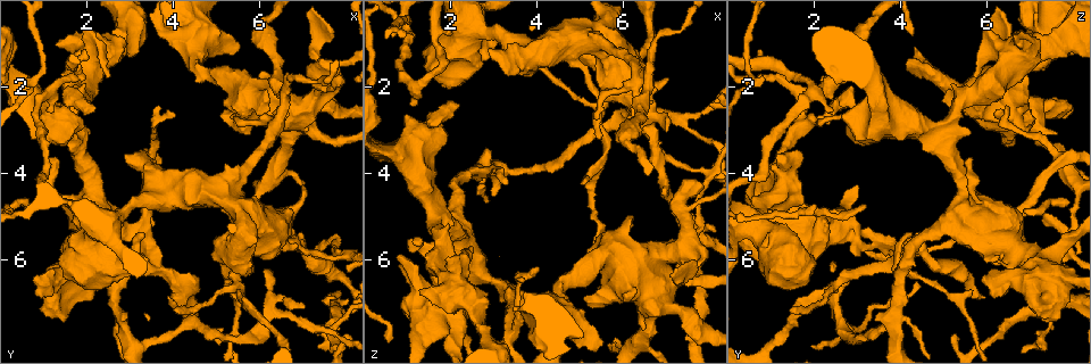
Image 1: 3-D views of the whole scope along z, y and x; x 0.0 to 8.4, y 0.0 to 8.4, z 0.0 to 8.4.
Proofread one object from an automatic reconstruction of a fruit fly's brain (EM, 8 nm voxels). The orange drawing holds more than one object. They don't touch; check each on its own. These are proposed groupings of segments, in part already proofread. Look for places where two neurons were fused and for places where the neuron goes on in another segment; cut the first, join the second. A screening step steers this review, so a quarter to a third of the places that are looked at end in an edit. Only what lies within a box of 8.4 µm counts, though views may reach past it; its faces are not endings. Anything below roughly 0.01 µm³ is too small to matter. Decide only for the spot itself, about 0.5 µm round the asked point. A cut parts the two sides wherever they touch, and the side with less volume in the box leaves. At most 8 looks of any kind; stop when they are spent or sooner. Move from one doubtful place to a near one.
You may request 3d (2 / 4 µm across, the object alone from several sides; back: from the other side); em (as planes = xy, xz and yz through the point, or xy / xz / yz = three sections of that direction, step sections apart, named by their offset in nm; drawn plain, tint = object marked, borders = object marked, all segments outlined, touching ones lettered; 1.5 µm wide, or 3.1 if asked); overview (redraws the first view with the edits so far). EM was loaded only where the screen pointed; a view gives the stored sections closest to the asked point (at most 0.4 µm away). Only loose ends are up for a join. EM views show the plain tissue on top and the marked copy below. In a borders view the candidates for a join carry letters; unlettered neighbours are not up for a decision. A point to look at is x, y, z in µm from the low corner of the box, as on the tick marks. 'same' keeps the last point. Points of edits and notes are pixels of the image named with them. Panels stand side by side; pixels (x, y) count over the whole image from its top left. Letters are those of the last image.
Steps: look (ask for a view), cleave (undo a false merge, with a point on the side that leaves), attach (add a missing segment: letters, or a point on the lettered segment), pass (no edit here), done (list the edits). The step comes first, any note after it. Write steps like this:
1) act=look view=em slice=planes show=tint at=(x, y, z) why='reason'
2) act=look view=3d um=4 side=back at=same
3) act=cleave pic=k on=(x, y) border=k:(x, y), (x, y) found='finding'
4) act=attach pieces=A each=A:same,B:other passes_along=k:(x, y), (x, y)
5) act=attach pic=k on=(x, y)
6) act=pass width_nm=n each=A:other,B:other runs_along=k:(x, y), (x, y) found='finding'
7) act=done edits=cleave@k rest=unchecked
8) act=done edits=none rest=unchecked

act=look view=3d um=4 at=(4.05, 7.10, 1.45) why='branch stops here'

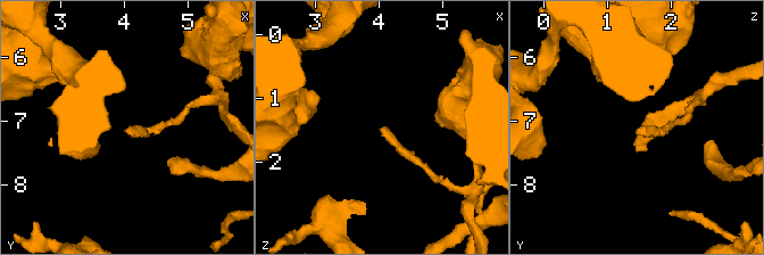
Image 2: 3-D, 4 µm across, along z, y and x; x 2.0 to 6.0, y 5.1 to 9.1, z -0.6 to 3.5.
act=look view=em slice=planes show=borders at=(4.05, 7.15, 1.45) why='need the tissue'

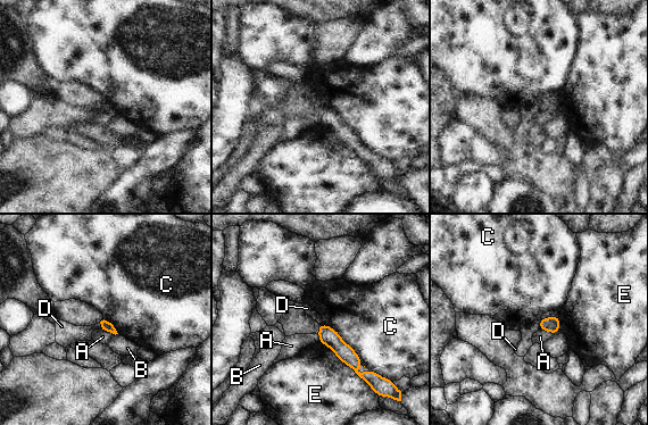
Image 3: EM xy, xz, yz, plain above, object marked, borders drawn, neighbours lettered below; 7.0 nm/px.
act=pass each=A:other,B:other,C:other,D:other,E:other runs_along=3:(322, 326), (363, 375) found='no lettered segment goes on from it'

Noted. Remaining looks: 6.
act=look view=em slice=xy step=8 show=tint at=(6.40, 2.80, 1.85) why='calibre changes'

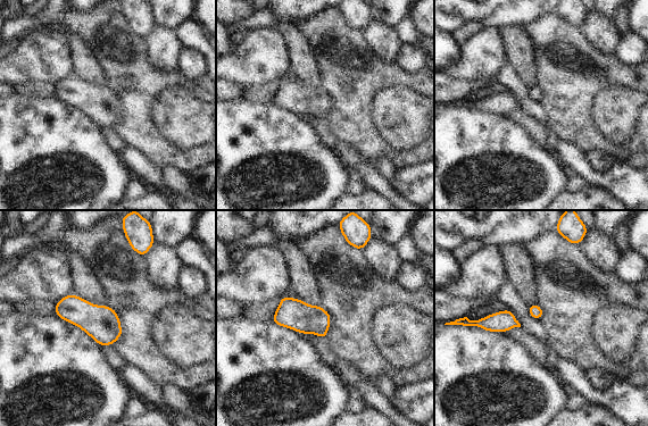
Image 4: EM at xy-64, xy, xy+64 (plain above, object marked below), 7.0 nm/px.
act=look view=em slice=yz step=4 show=borders at=same why='cut it another way'

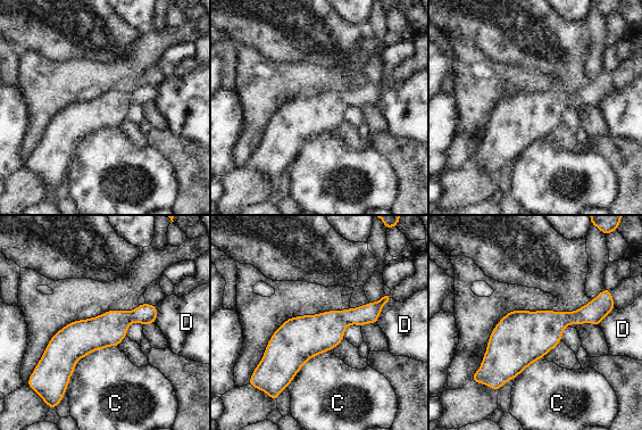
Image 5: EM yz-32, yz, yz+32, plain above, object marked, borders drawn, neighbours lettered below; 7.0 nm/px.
act=pass longest_contact=C:500nm each=C:other,D:other runs_along=5:(380, 304), (331, 324), (284, 381) found='continuous, no second neuron'

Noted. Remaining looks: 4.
act=look view=3d um=2 at=(1.30, 1.15, 6.80) why='branch stops here'

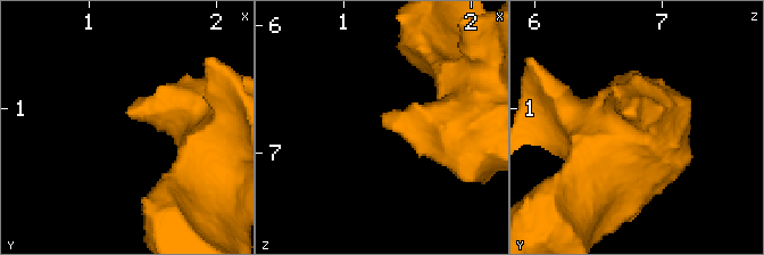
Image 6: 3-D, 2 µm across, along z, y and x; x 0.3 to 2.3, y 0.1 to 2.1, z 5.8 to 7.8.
act=look view=em slice=planes show=borders at=(1.32, 1.08, 6.78)

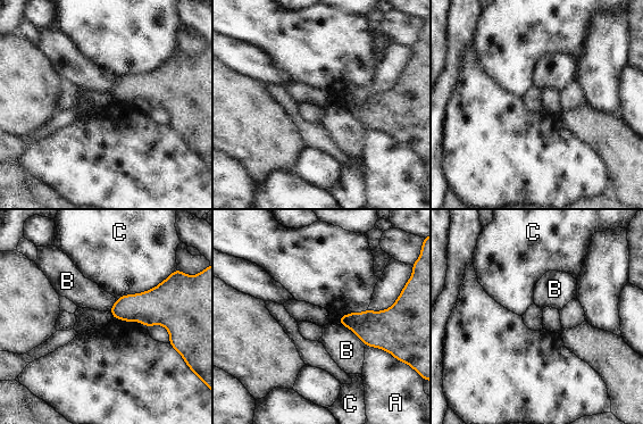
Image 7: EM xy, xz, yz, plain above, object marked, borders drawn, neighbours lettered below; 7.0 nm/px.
act=pass each=A:other,B:other,C:other found='none of them fits'

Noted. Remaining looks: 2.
act=done edits=none rest=unchecked

